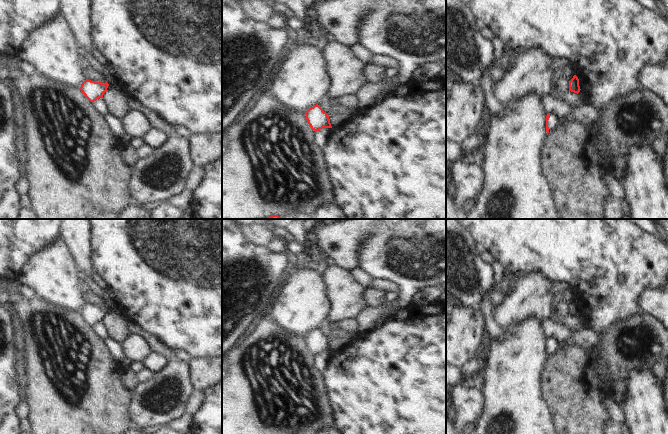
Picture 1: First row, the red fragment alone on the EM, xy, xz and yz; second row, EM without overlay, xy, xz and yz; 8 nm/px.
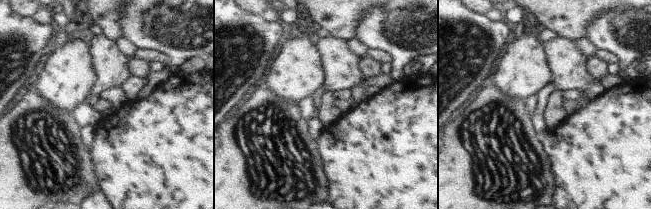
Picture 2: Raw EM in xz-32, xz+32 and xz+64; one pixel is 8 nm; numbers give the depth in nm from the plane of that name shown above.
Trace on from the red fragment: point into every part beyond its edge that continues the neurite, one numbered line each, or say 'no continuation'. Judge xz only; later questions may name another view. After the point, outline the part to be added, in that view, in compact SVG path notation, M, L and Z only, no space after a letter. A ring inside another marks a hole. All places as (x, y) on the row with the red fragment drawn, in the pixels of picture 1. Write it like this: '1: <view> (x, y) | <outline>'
no continuation

